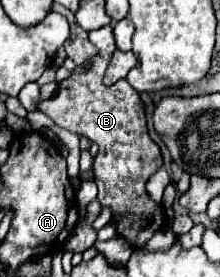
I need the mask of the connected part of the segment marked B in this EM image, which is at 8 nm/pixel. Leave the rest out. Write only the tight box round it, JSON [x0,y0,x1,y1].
[39,54,165,248]

